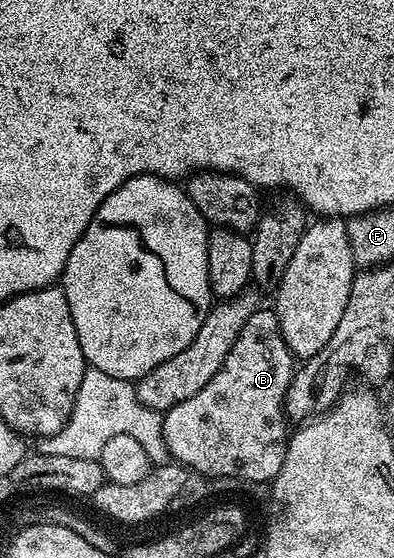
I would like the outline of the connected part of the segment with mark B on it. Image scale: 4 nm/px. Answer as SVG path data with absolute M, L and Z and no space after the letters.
M270 306L259 307L258 312L244 322L240 338L236 338L236 346L228 350L224 366L216 370L216 378L212 378L204 390L192 394L192 398L180 402L180 406L172 406L164 413L162 433L169 455L191 473L227 476L249 483L274 481L286 457L286 395L295 371L296 357L284 340L275 309Z

